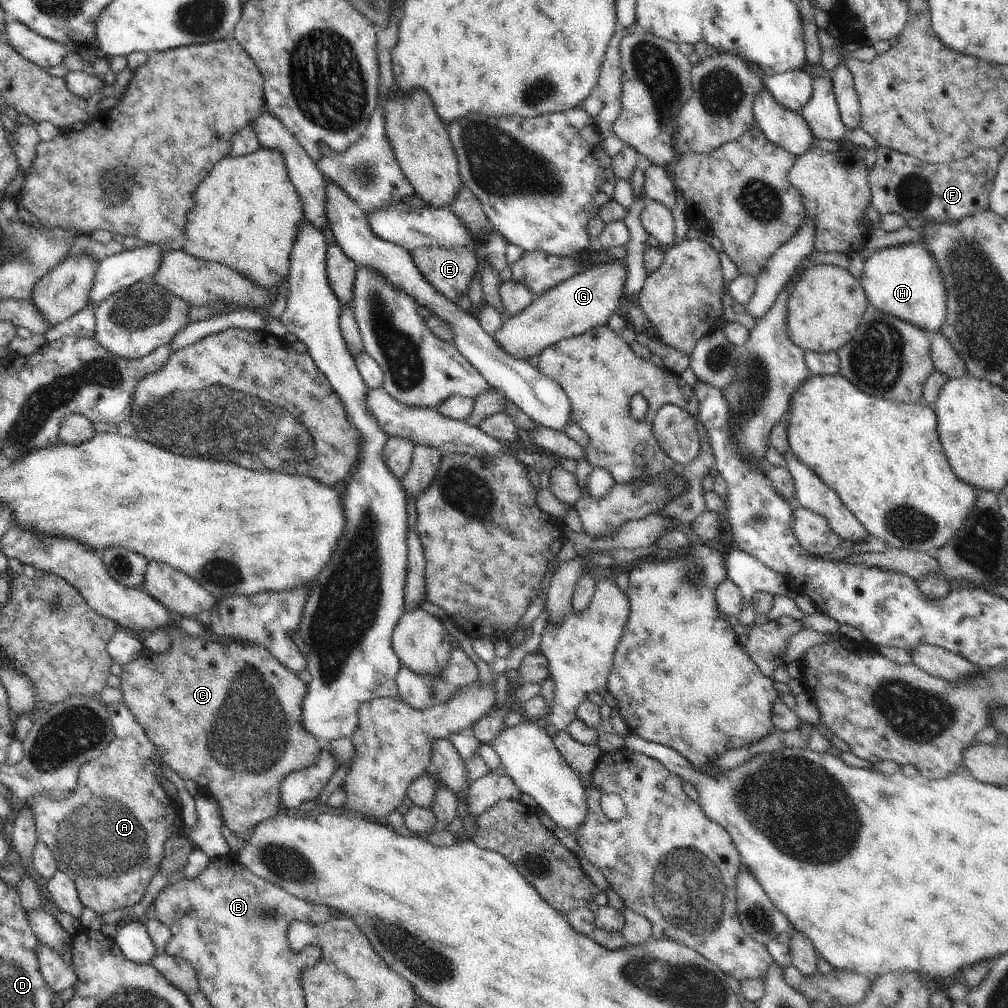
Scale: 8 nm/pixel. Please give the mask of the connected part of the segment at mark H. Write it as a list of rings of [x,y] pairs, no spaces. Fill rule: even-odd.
[[[922,241],[876,251],[865,260],[860,282],[870,305],[932,336],[944,322],[947,298],[940,268],[929,252]]]

